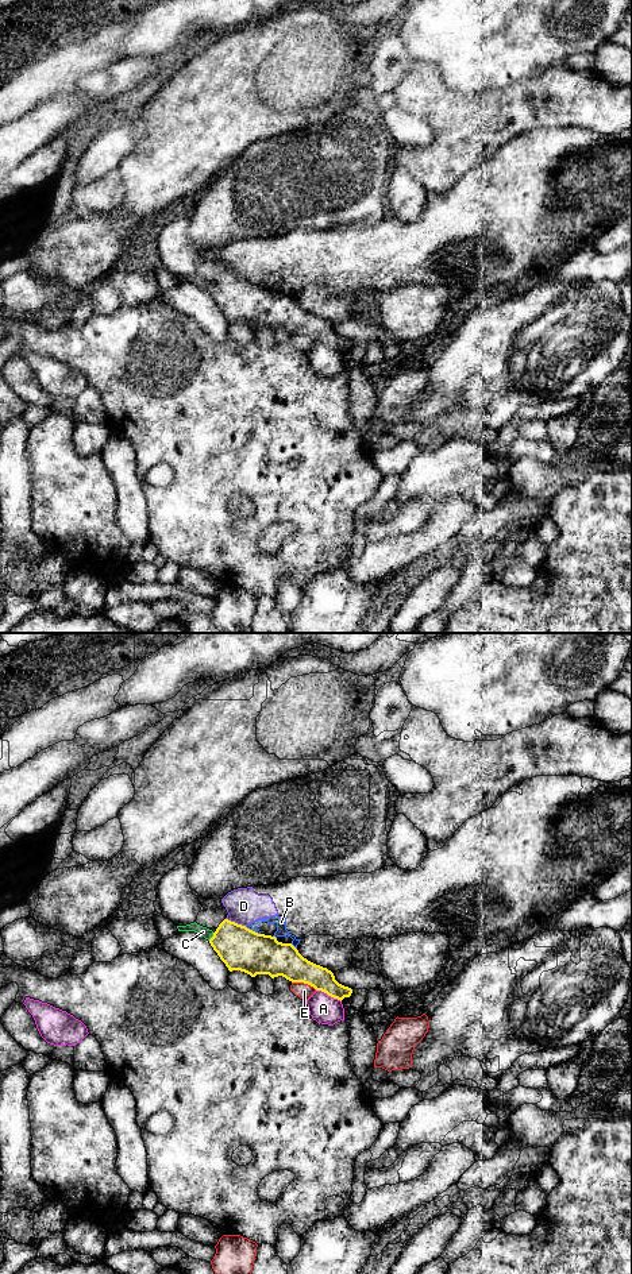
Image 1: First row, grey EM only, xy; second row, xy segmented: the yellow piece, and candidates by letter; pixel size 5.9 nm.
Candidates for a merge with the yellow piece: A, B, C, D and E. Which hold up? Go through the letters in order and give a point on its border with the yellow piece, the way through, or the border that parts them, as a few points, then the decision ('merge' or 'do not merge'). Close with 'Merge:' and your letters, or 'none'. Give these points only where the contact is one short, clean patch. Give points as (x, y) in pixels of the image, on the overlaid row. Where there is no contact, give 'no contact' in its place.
A: xy (328, 995) | along xy (316, 989), (340, 1002) | do not merge
B: xy (251, 930) | do not merge
C: xy (212, 937) | across xy (239, 948), (231, 941), (212, 937), (203, 931) | merge
D: xy (234, 922) | along xy (226, 918), (245, 926) | do not merge
E: xy (304, 983) | along xy (292, 981), (303, 981), (316, 989) | do not merge
Merge: C

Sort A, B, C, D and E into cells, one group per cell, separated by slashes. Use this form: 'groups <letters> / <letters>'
groups A / B D / C / E

